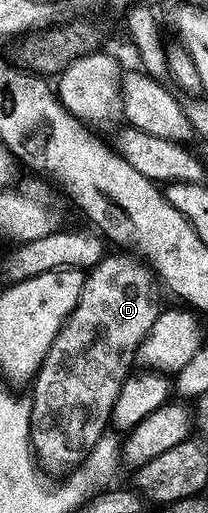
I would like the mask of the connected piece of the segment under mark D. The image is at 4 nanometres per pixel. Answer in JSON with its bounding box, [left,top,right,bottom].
[30,253,162,476]

